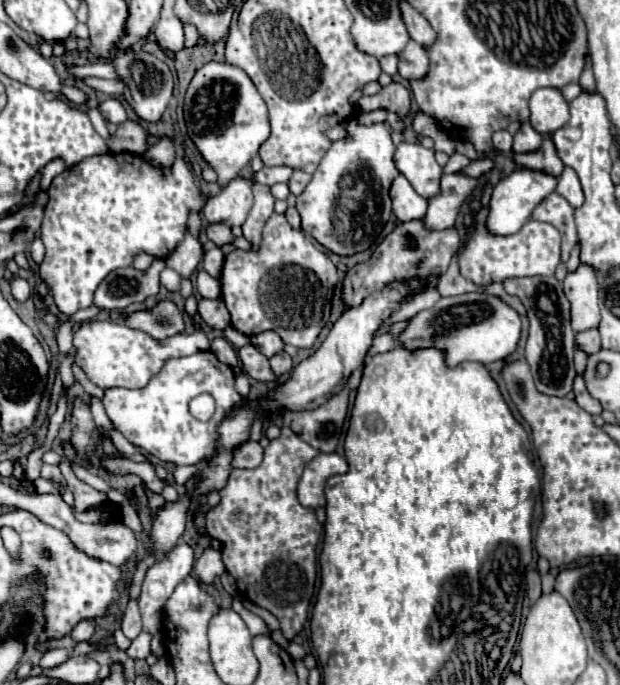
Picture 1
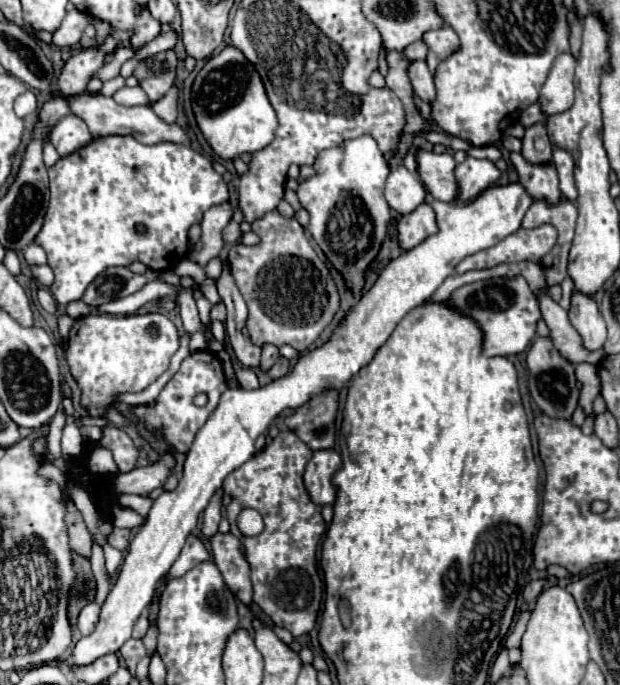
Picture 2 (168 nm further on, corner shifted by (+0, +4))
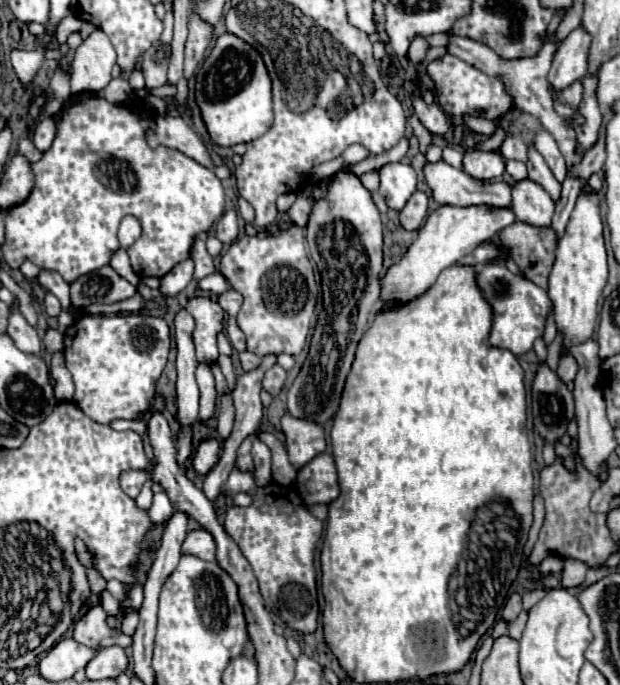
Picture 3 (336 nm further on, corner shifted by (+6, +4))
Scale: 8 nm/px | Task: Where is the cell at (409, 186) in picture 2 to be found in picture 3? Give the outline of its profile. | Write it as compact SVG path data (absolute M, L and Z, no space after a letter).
M388 163L380 169L380 189L390 209L400 211L416 191L416 173L406 163Z

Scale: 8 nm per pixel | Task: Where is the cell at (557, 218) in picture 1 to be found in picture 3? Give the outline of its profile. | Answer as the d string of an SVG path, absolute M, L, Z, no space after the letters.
M514 221L500 231L500 243L506 243L510 257L522 269L526 279L542 289L548 287L548 275L558 249L558 237L552 227L534 227L524 221Z

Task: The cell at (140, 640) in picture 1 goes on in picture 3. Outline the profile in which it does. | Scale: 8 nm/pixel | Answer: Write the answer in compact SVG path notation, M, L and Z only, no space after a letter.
M102 603L88 605L86 615L80 621L76 621L76 625L74 625L74 639L84 645L100 645L100 647L118 643L120 647L128 649L132 645L132 637L124 635L122 631L112 633L106 627L106 611L104 611Z

